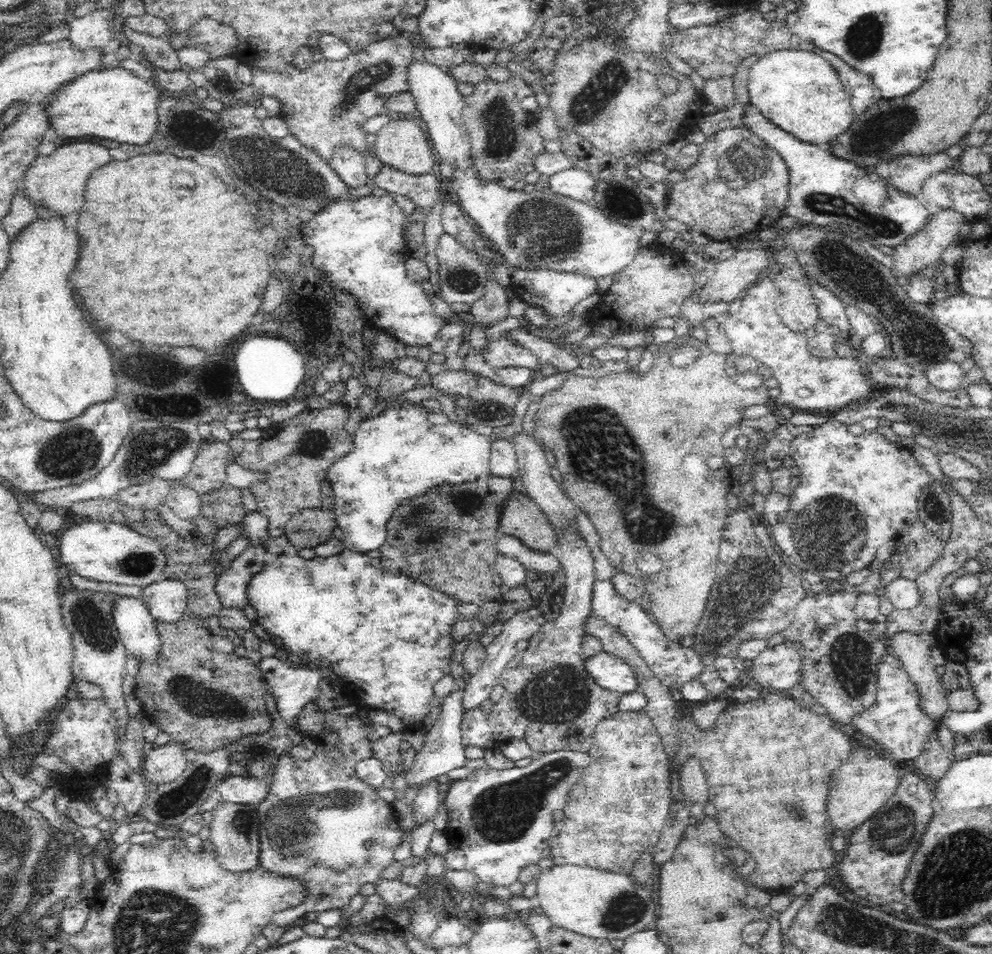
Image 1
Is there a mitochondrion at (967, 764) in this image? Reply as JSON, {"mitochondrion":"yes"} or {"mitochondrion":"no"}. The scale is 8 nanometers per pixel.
{"mitochondrion":"no"}

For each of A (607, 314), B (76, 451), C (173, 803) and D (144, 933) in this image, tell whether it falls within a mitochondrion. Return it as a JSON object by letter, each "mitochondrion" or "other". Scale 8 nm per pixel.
{"A":"other","B":"mitochondrion","C":"mitochondrion","D":"mitochondrion"}

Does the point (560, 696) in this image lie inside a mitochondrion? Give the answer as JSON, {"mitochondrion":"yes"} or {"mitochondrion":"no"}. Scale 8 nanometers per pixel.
{"mitochondrion":"yes"}

